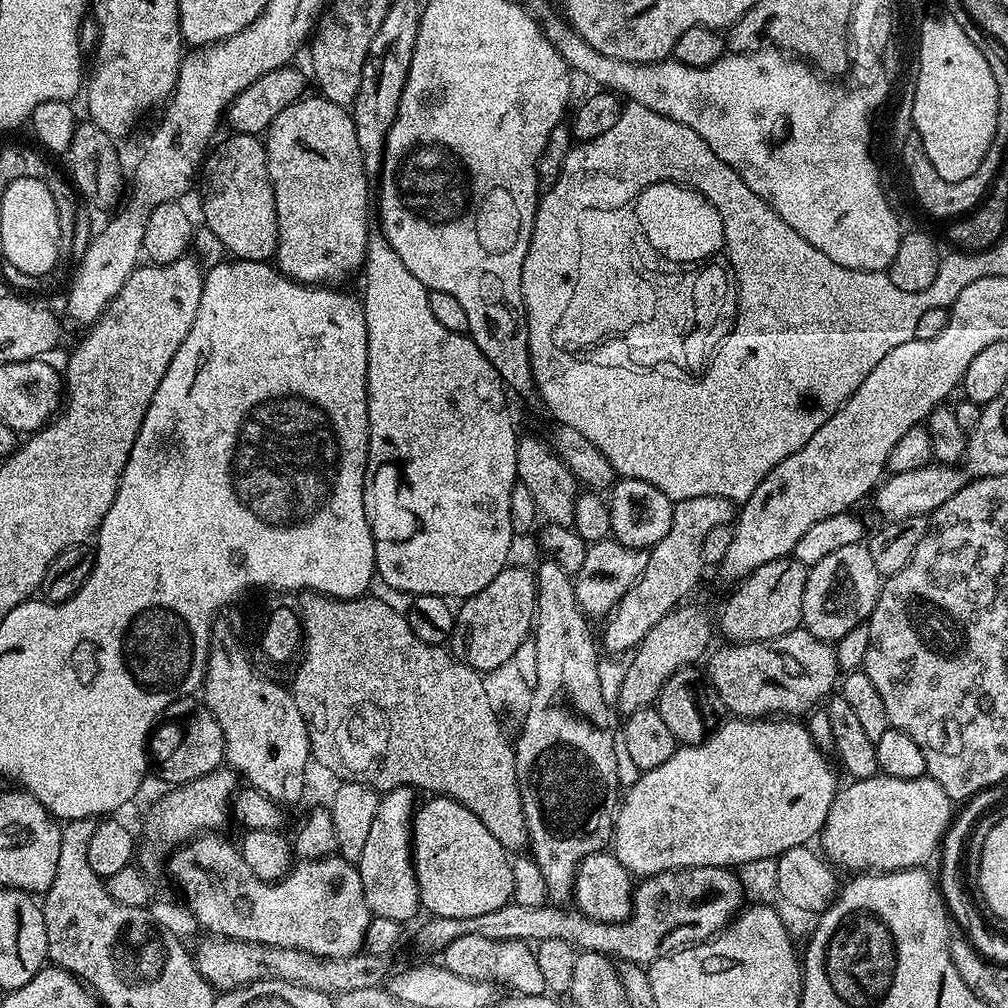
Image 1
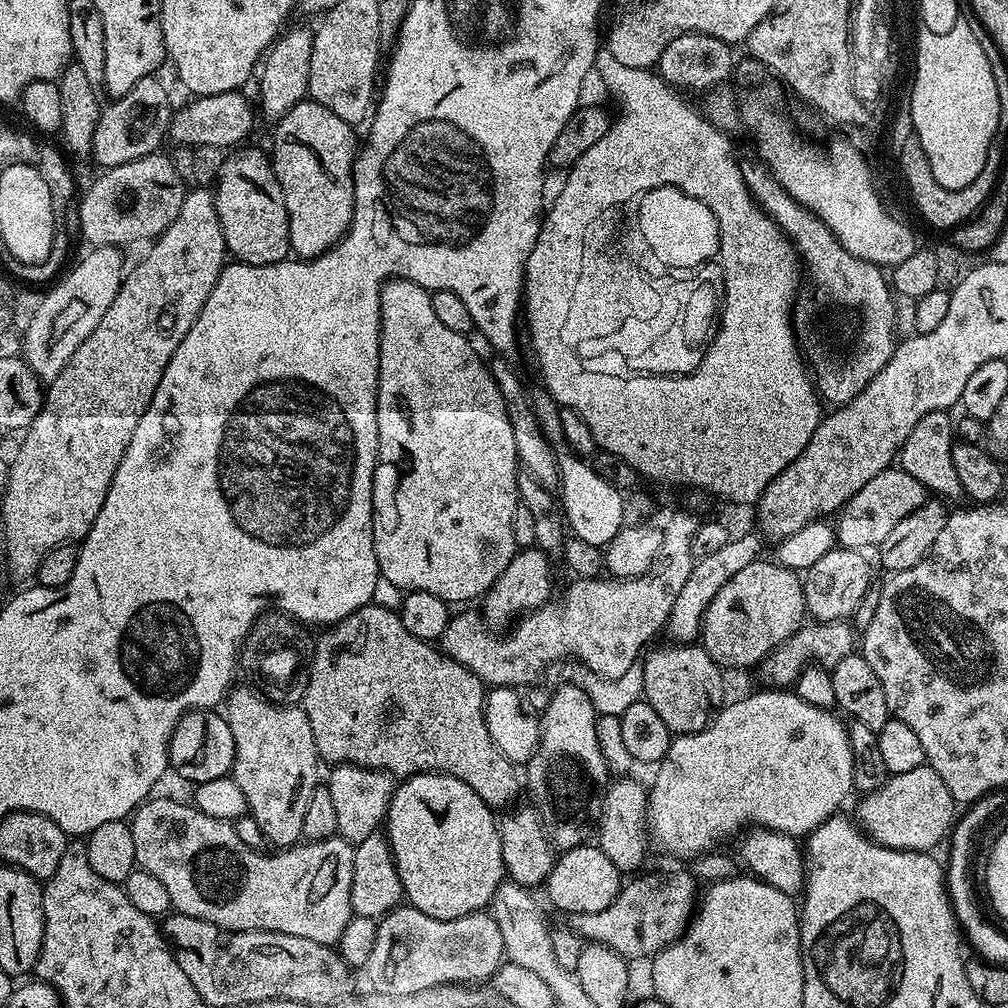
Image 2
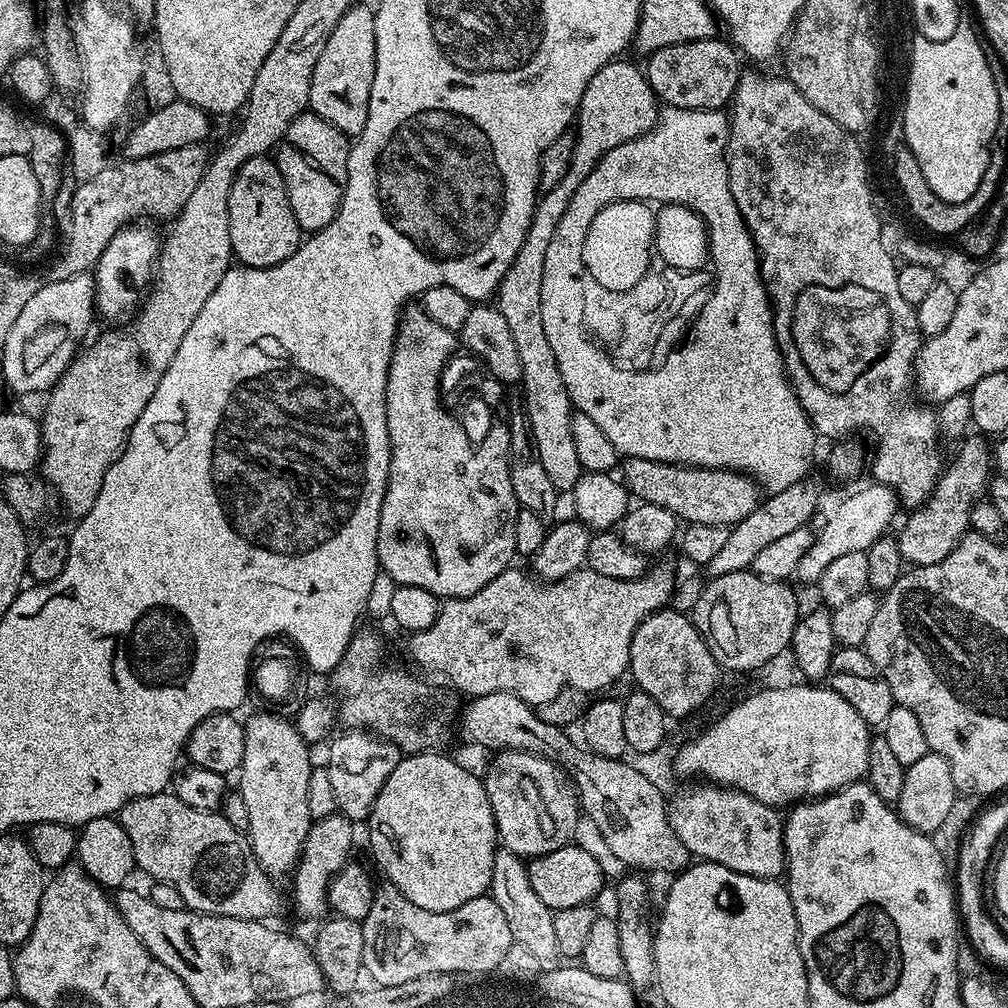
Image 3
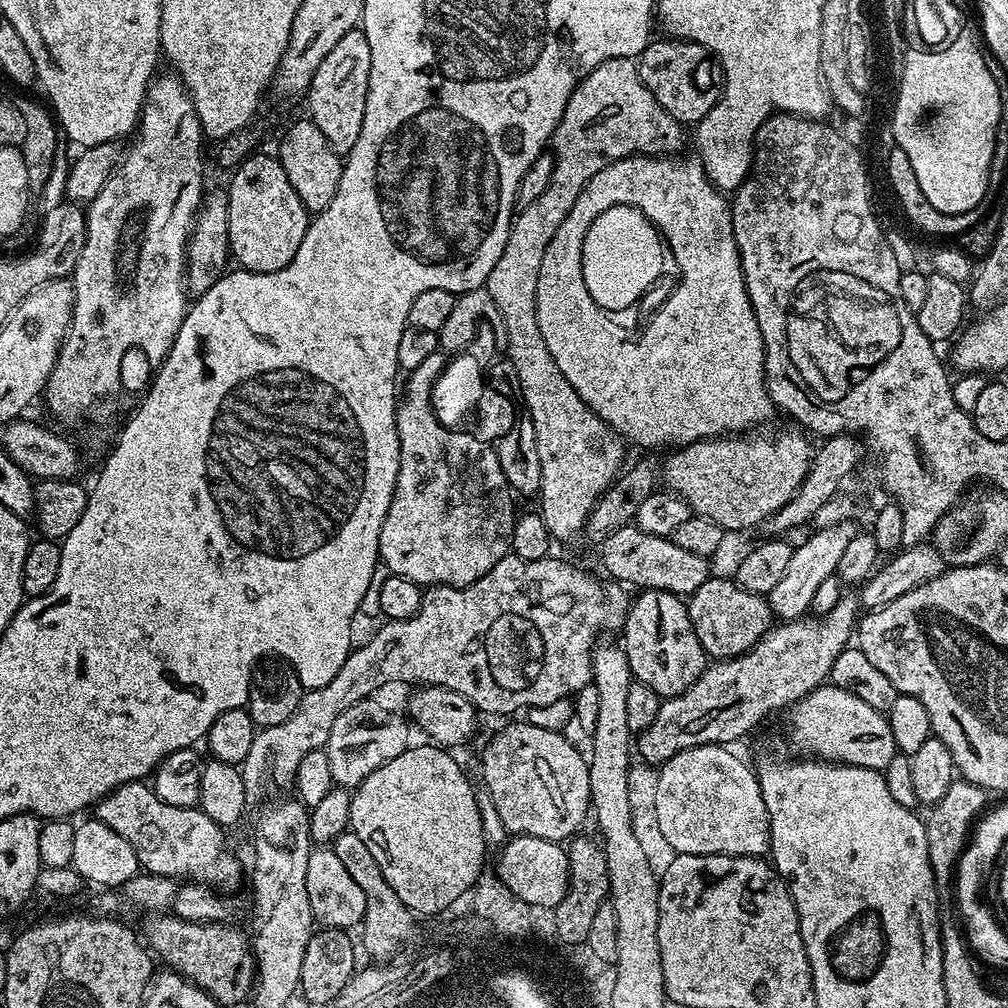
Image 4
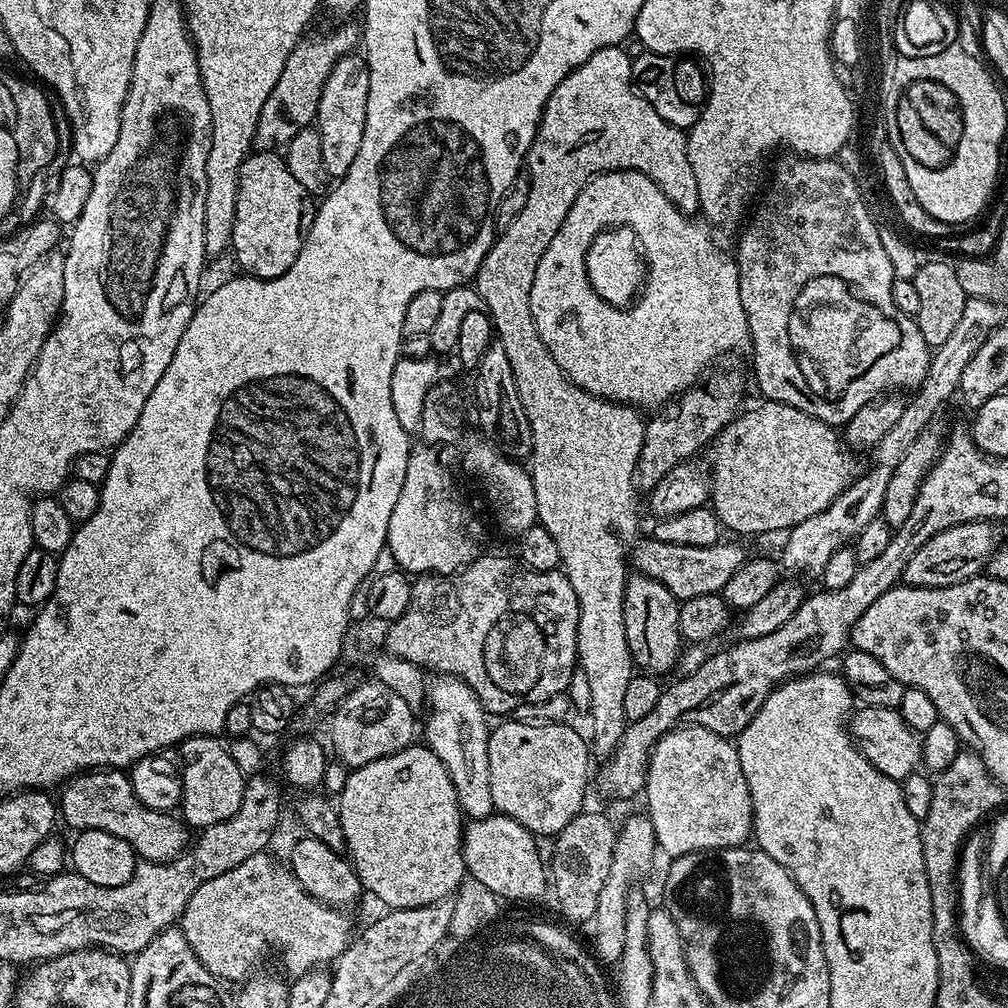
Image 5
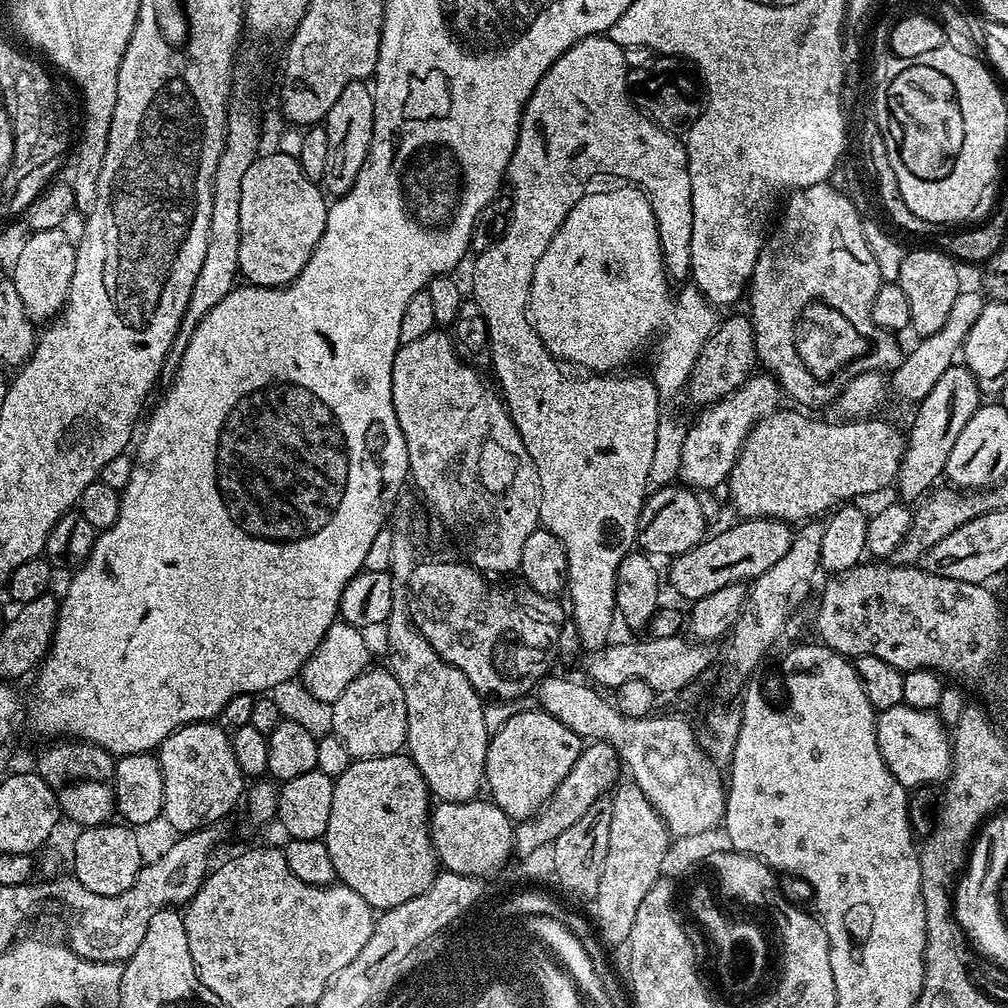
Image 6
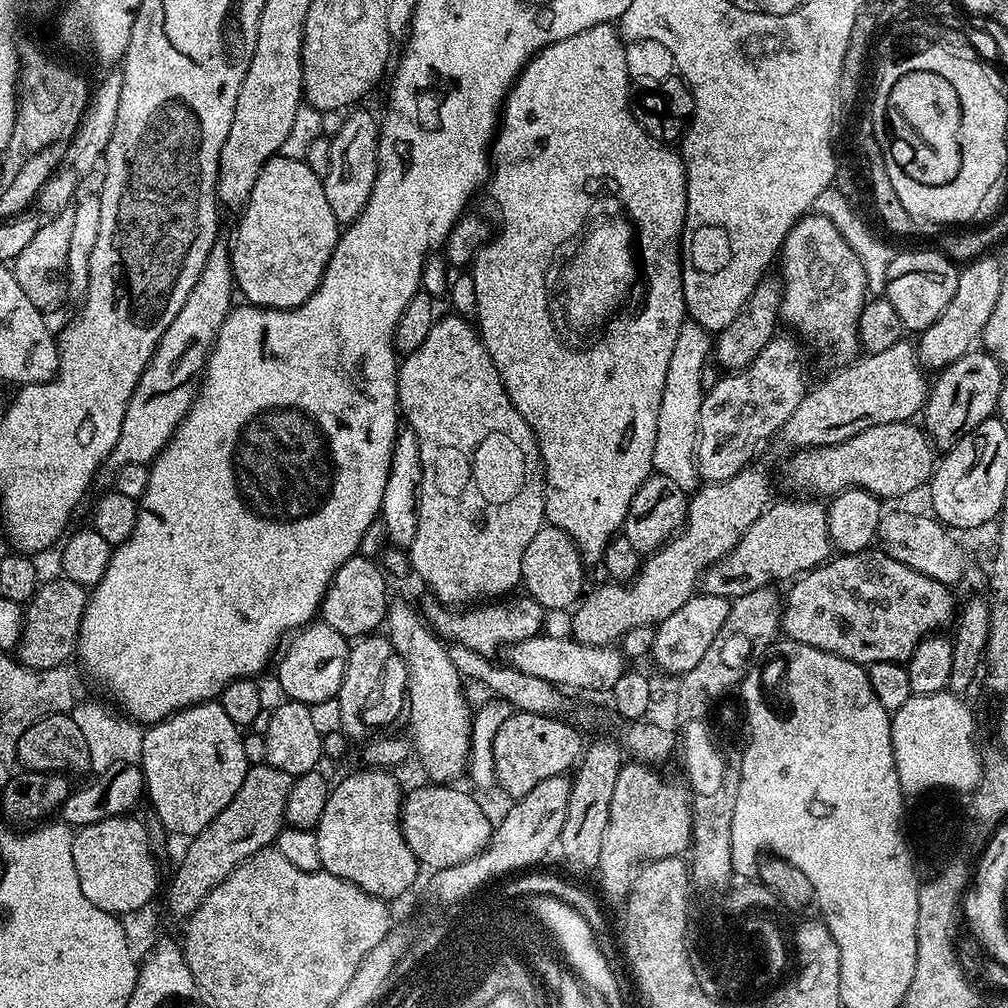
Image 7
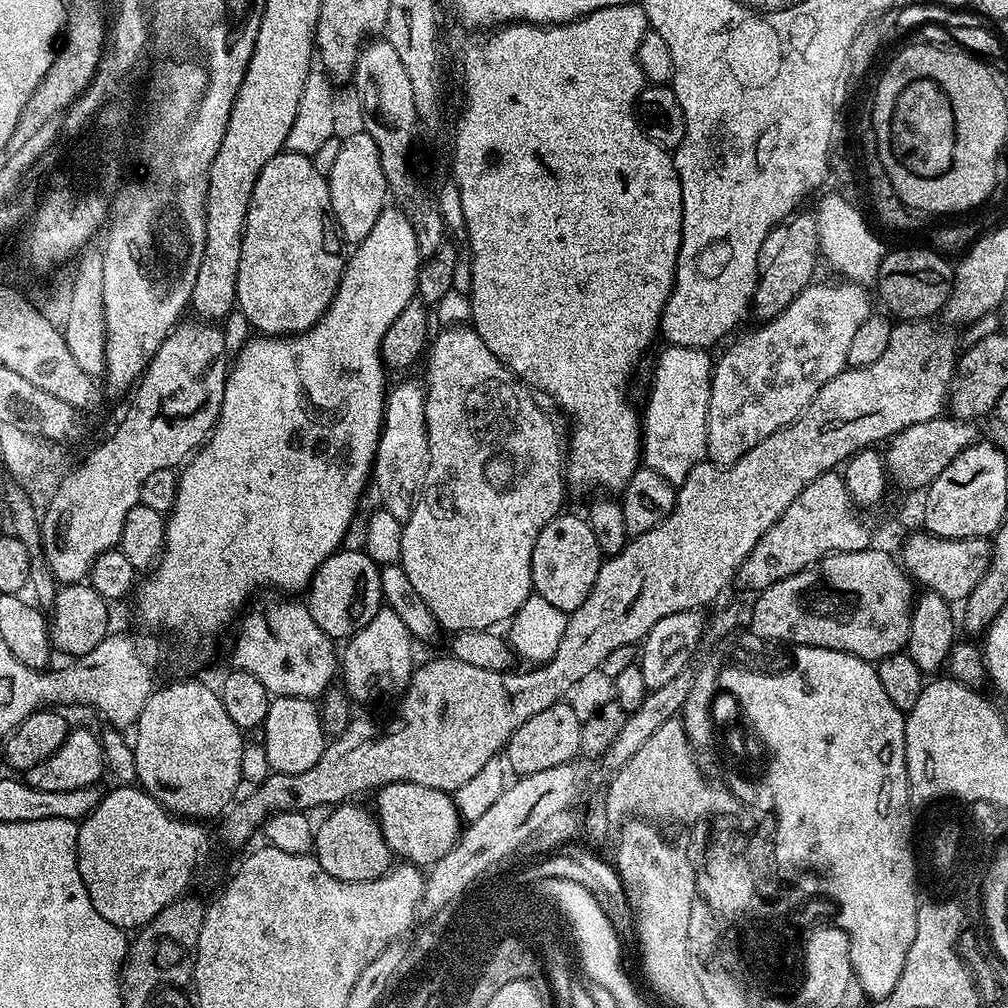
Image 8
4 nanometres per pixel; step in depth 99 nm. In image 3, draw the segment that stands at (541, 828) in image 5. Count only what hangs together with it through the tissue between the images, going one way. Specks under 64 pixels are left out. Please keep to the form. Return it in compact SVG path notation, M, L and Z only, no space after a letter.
M539 752L495 753L488 773L483 773L484 789L490 798L490 810L494 810L496 835L499 843L522 858L545 856L562 846L573 843L576 823L582 820L582 804L573 781L554 760L548 760Z

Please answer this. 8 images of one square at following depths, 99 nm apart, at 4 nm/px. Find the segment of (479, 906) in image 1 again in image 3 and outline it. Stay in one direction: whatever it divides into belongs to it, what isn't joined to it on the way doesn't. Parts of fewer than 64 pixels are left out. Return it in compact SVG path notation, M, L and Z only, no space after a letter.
M440 750L431 752L413 752L405 755L394 766L394 774L386 778L374 806L370 810L366 821L368 827L368 844L372 847L372 856L376 859L376 864L385 872L387 883L393 884L401 894L410 898L414 906L422 906L422 910L434 910L435 912L445 912L446 910L458 910L465 902L470 902L474 898L485 895L492 887L492 875L494 874L494 854L498 847L498 837L496 835L496 823L494 822L494 810L490 810L490 798L484 789L484 781L479 775L475 776L468 768L463 768L456 760L451 760Z

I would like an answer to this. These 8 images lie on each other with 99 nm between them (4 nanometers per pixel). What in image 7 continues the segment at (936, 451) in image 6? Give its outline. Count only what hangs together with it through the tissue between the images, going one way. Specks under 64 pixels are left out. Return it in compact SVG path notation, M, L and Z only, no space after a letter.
M973 350L967 352L962 358L958 358L958 362L939 369L937 376L940 377L931 381L928 400L924 403L922 427L937 449L947 450L955 446L970 430L974 430L974 426L993 419L998 406L998 394L1006 383L1006 372L989 352Z

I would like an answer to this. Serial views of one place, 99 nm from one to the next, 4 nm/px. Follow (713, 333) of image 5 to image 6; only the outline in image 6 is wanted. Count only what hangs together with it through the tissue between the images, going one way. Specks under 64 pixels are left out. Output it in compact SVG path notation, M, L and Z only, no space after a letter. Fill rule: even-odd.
M620 187L624 188L612 188L609 192L585 191L578 203L568 211L554 238L550 238L550 246L546 246L546 250L542 250L542 258L536 260L528 295L529 317L536 327L538 338L542 338L546 350L553 358L560 362L569 360L580 368L588 368L584 370L592 374L615 373L616 362L622 362L628 350L638 346L638 342L647 345L652 338L650 330L658 324L662 326L664 322L670 322L674 336L670 340L670 346L666 344L666 352L654 352L650 372L656 384L682 382L687 385L684 372L692 372L688 364L694 364L706 338L710 338L710 334L716 329L717 309L695 286L682 289L676 297L668 293L670 276L663 266L663 250L654 210L648 197L639 188ZM644 246L652 248L654 272L608 272L608 268L616 268L620 260L628 264L628 258L632 254L638 254L638 250L642 250Z

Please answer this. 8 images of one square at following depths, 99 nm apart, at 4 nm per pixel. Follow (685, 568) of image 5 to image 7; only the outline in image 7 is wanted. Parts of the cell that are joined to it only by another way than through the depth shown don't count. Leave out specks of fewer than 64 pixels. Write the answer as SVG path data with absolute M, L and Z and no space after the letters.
M816 498L796 499L800 500L777 499L769 504L758 522L754 522L754 526L742 534L734 550L727 552L704 571L703 591L735 598L775 585L775 580L791 581L825 563L833 551L832 539L828 536L827 507Z

